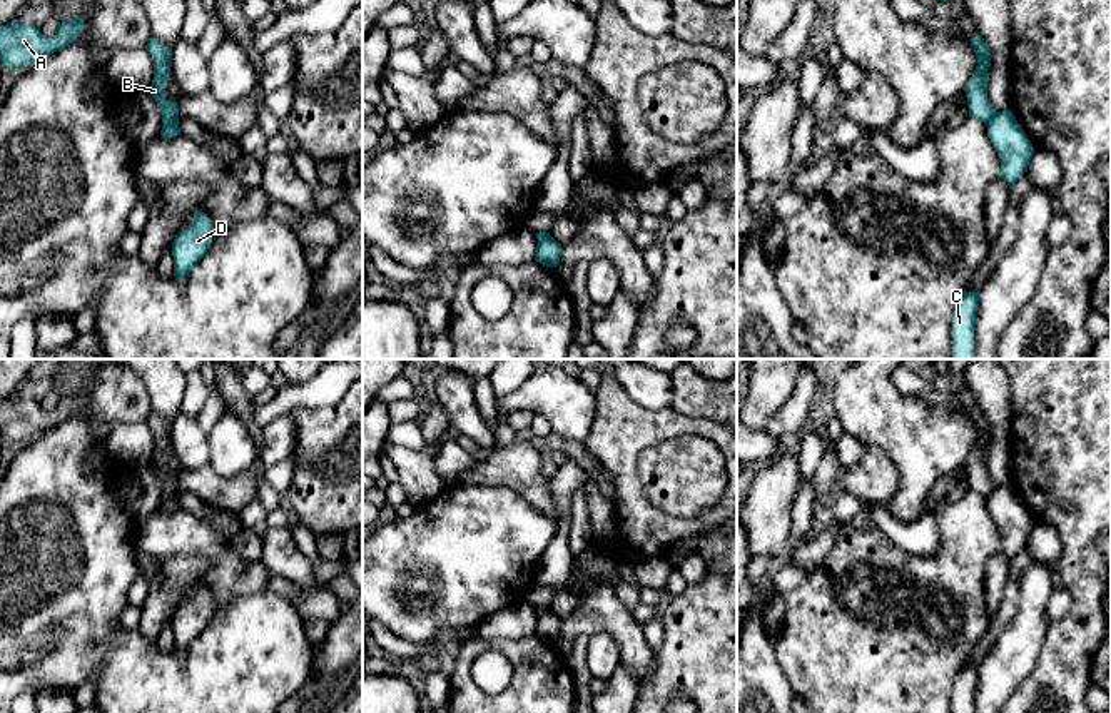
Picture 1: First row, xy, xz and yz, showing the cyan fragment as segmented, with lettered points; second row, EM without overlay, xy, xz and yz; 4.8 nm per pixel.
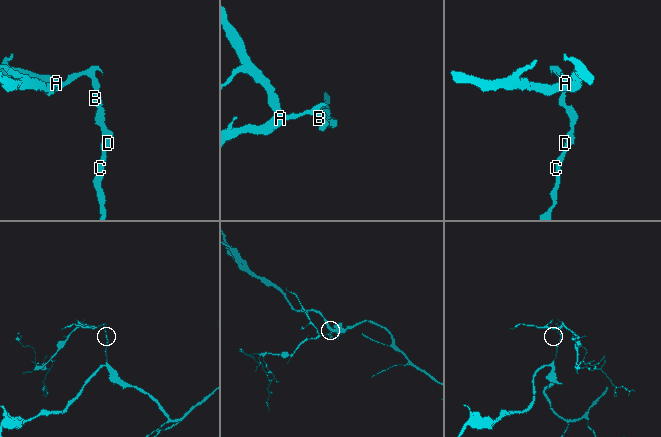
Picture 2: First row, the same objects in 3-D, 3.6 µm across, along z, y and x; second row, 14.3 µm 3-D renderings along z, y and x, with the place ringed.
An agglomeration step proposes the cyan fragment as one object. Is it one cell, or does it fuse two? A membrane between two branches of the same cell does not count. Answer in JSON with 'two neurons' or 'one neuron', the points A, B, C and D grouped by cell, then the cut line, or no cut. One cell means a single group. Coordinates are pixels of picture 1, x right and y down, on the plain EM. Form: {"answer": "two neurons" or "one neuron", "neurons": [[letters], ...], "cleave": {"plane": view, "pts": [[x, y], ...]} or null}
{"answer": "two neurons", "neurons": [["A", "B"], ["C", "D"]], "cleave": {"plane": "xy", "pts": [[177, 491], [164, 500]]}}

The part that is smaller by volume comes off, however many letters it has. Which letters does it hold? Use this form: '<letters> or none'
A, B

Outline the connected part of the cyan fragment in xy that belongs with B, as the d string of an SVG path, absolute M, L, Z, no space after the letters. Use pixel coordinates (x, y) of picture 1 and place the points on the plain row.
M150 411L145 419L154 434L154 453L147 468L150 468L162 484L162 498L169 498L179 493L179 478L165 473L164 464L169 456L169 446L172 441L172 422L165 421L157 412Z

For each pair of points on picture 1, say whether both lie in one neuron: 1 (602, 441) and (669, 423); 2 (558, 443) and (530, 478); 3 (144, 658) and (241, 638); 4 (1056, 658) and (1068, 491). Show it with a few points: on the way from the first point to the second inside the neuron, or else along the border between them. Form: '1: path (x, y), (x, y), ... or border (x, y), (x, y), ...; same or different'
1: path (618, 433), (623, 428), (652, 428); same
2: border (537, 441), (542, 446); different
3: path (167, 665), (214, 665), (218, 662); same
4: path (1078, 616), (1081, 613), (1081, 560), (1078, 533); same

